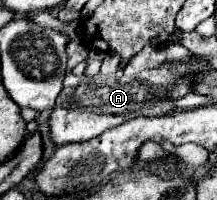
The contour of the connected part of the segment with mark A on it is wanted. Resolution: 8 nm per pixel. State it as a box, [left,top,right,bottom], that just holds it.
[49,66,193,146]

